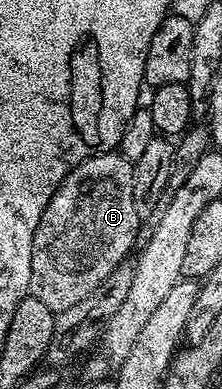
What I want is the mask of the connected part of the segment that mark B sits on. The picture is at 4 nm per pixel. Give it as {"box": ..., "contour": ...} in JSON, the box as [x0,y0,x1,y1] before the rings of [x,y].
{"box":[29,151,140,313],"contour":[[[117,151],[99,152],[80,162],[60,182],[52,194],[44,214],[40,214],[40,226],[32,238],[32,274],[29,295],[40,298],[48,310],[60,313],[80,302],[89,292],[94,292],[108,274],[127,263],[130,251],[135,251],[140,217],[134,201],[134,165]]]}

